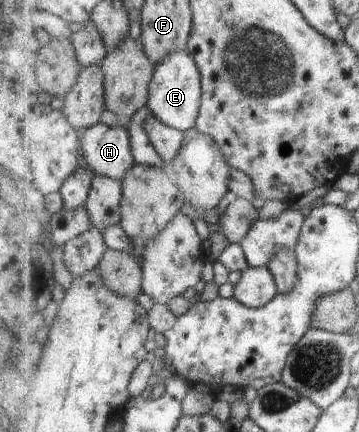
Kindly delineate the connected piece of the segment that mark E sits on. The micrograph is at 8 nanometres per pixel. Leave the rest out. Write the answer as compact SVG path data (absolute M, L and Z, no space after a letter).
M177 50L157 65L148 107L162 122L183 133L197 127L203 109L203 75L188 50Z

